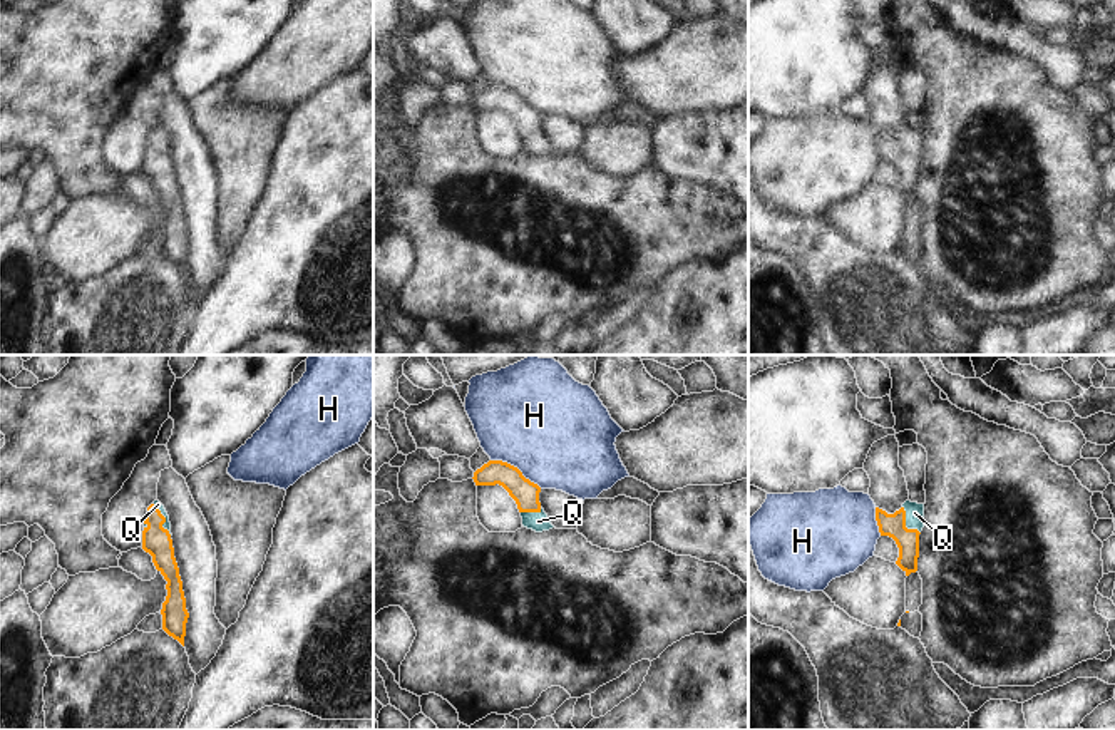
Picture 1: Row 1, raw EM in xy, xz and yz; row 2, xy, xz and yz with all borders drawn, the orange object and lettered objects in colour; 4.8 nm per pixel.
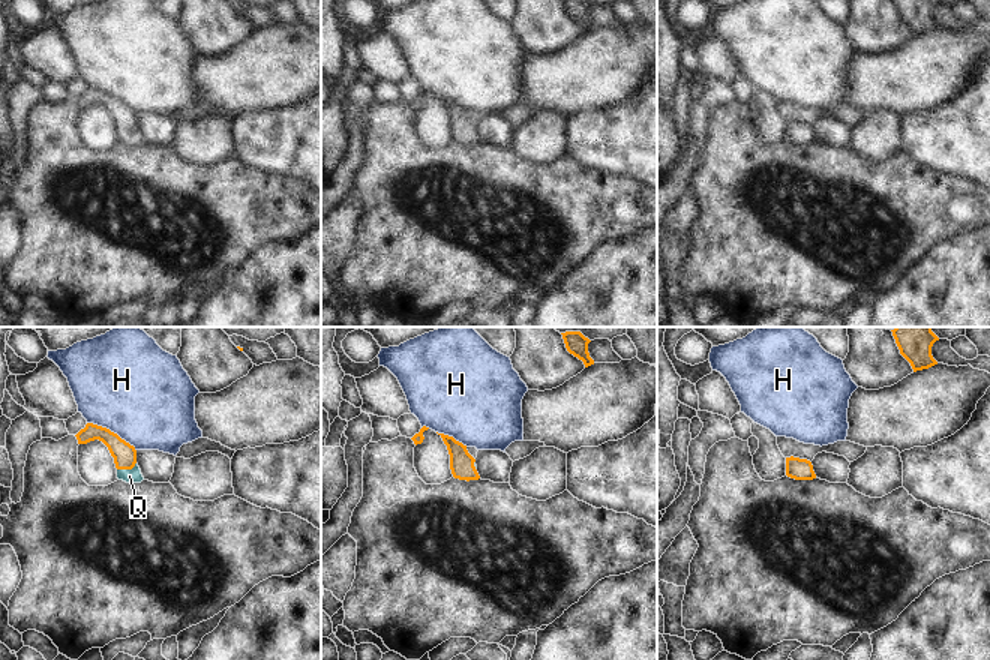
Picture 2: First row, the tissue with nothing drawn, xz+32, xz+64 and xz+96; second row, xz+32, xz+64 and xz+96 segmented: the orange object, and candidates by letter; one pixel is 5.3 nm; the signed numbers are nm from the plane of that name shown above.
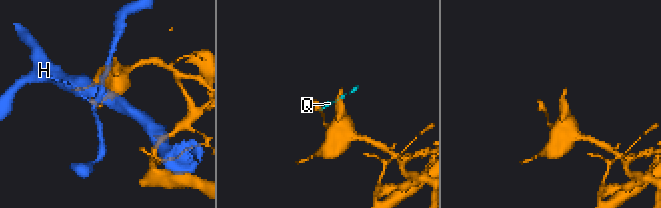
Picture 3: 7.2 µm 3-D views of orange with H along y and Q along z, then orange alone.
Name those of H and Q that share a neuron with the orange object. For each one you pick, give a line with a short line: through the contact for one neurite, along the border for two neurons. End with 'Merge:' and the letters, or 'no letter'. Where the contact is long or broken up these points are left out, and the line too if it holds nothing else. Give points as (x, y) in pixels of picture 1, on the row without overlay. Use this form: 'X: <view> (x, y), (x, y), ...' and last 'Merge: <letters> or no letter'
Q: yz (889, 149), (904, 148), (914, 138)
Merge: Q

